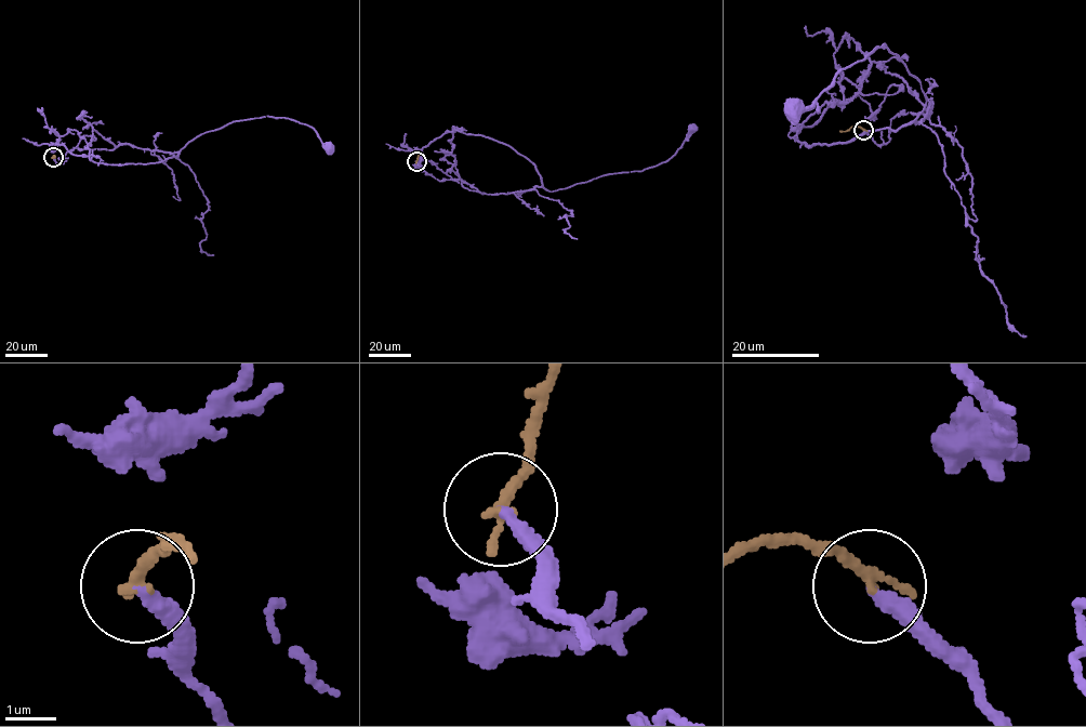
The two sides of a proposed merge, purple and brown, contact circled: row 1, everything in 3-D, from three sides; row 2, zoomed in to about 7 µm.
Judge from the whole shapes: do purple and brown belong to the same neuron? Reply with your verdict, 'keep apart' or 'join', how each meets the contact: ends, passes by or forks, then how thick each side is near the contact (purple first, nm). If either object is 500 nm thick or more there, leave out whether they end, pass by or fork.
join; purple ends there; brown ends there; 260 nm thick on the purple side, 280 nm on the other

